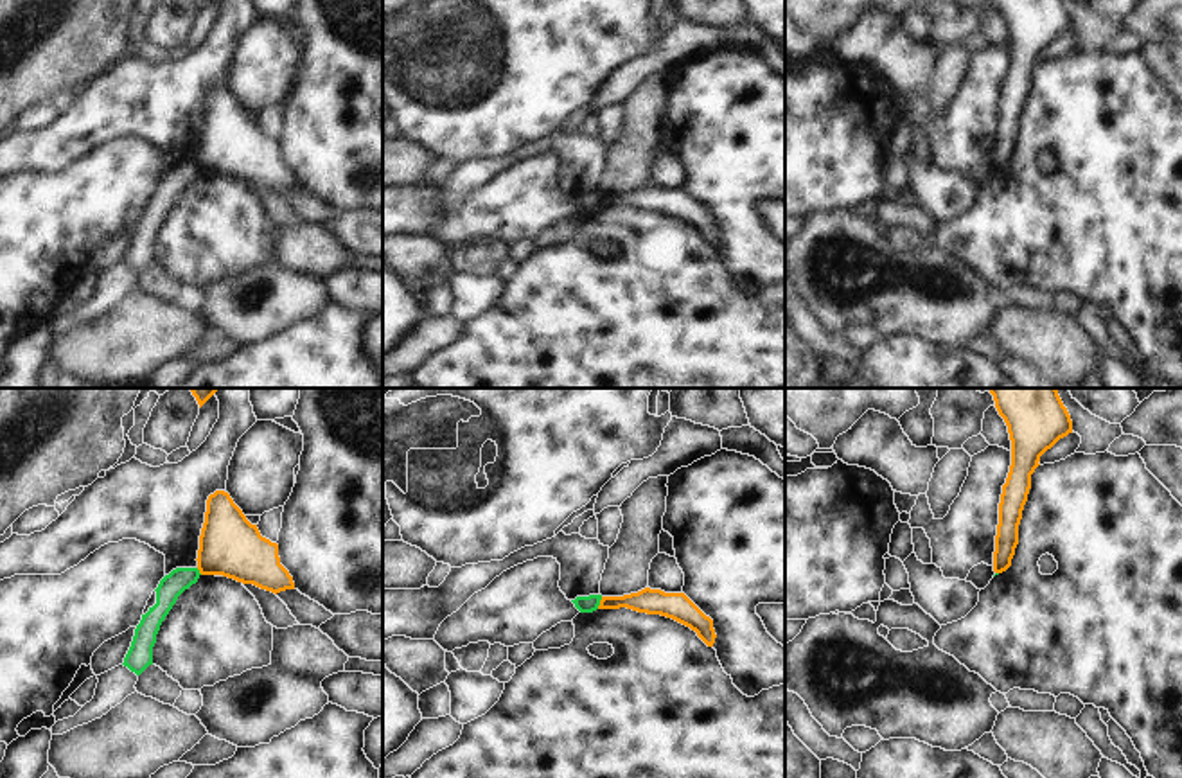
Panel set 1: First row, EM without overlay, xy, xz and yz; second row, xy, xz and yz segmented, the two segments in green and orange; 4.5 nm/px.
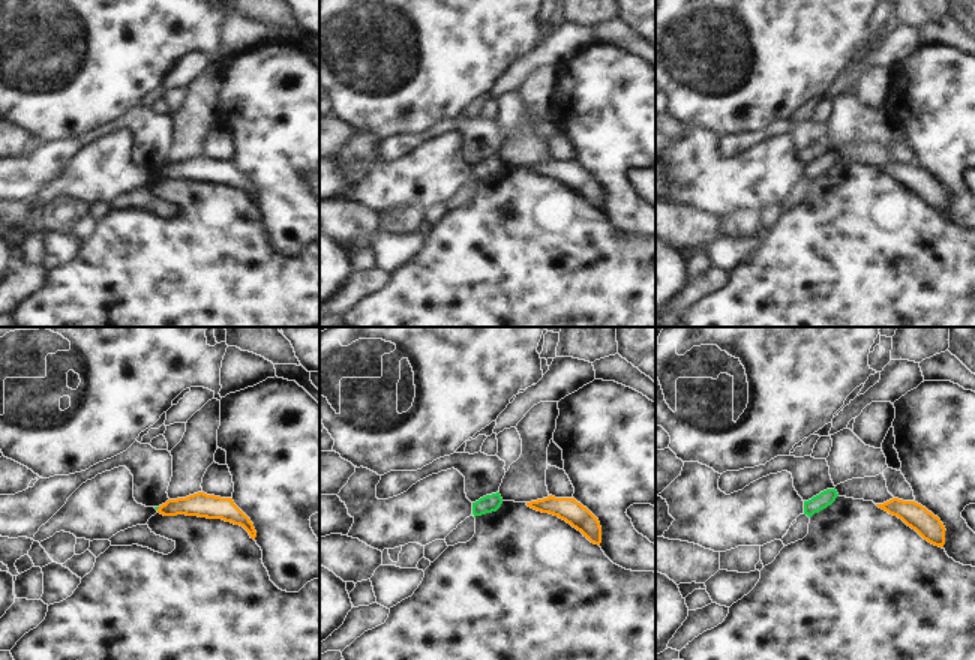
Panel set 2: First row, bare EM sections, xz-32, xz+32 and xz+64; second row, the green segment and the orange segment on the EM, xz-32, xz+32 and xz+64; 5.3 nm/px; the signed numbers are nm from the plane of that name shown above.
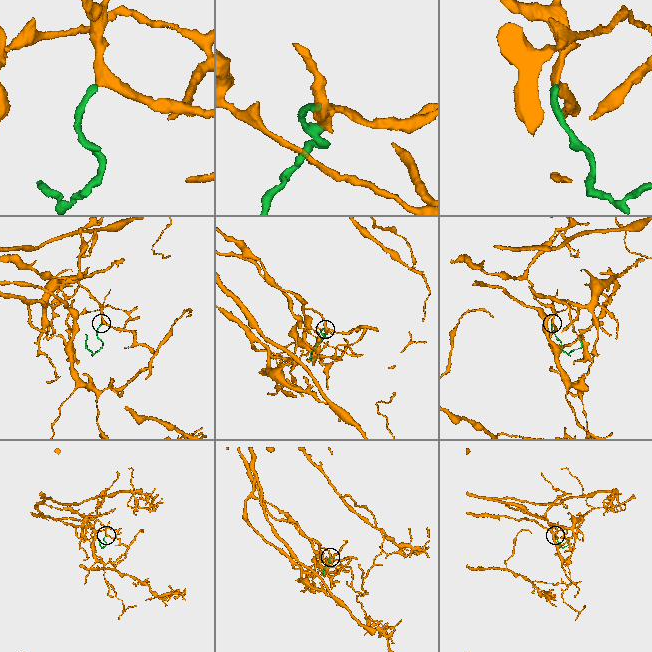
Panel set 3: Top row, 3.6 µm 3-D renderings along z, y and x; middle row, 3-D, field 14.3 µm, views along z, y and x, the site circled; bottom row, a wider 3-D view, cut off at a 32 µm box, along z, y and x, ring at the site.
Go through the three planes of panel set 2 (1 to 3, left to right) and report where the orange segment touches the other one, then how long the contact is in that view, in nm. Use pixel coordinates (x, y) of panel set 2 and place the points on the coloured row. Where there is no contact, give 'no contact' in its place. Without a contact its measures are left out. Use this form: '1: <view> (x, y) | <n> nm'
1: no contact
2: no contact
3: no contact

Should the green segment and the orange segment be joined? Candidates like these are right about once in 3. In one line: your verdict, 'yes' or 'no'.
no

